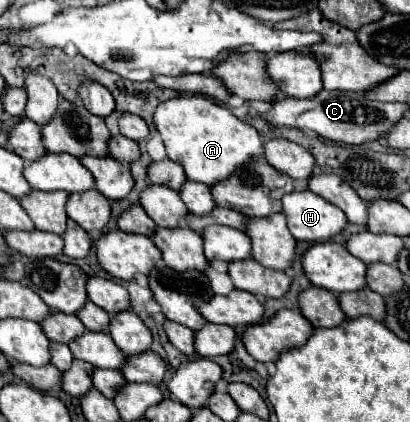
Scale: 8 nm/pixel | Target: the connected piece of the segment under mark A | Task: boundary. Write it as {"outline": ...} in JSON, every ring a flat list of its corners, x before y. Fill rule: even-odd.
{"outline":[[176,97,162,103,154,113,154,123,162,135,168,157,184,167,190,181,208,187,230,179,240,167,254,159,266,159,264,141,258,131,234,117,226,107,204,97]]}

